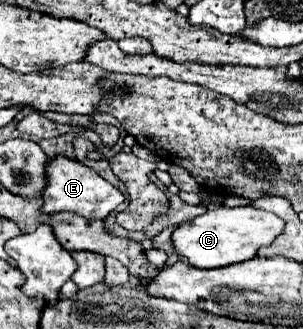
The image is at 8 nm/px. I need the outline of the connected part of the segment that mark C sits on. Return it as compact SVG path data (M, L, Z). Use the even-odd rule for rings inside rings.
M253 206L247 208L209 208L205 214L177 226L173 232L175 250L185 256L195 268L223 268L229 264L245 262L257 256L261 246L269 246L285 228L285 222L273 212L259 210Z

